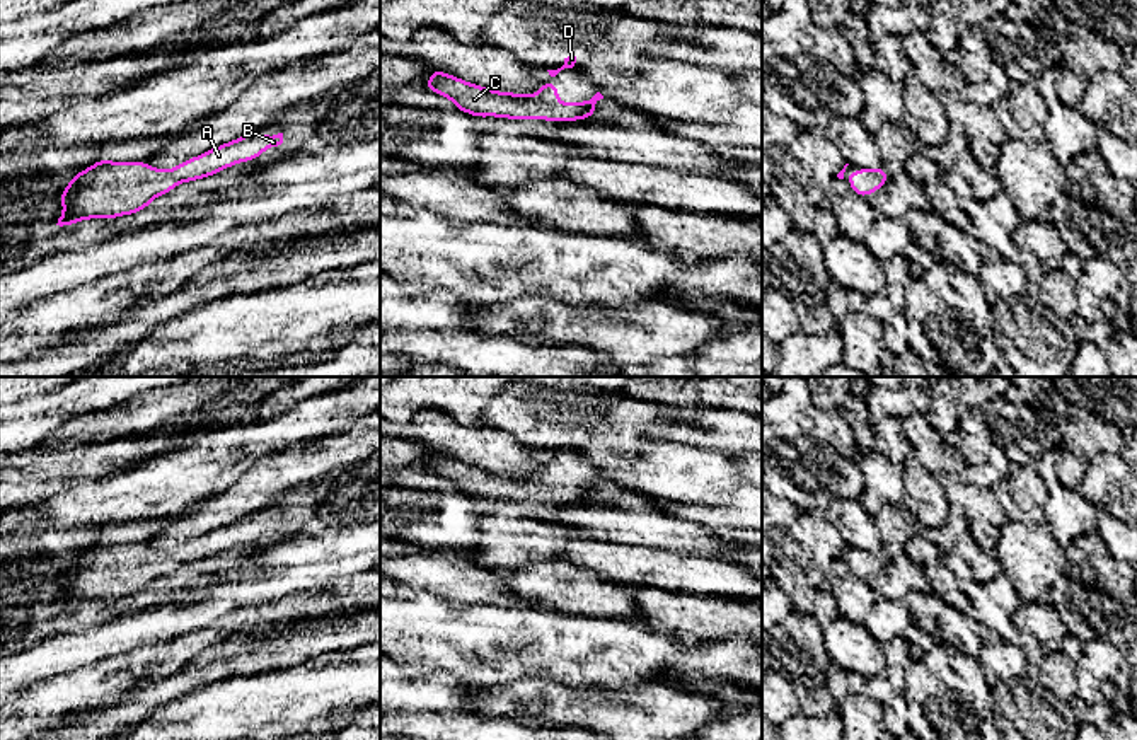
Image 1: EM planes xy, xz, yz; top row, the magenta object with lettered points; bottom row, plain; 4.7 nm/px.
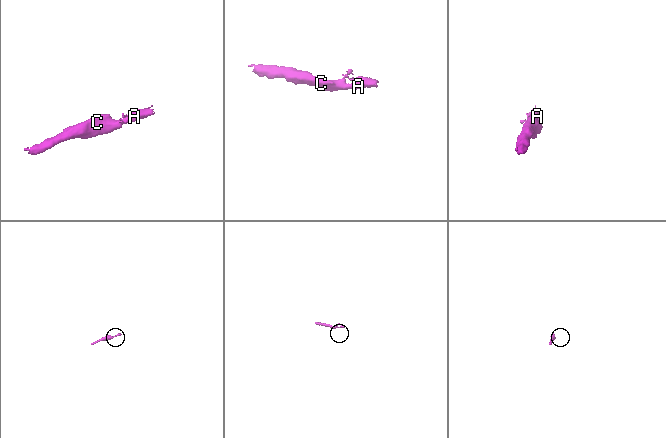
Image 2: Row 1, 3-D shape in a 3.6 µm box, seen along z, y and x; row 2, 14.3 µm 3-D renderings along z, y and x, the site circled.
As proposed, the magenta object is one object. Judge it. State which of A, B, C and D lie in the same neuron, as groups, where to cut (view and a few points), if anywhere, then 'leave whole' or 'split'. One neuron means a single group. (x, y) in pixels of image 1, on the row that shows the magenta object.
A B C D; no cut; leave whole

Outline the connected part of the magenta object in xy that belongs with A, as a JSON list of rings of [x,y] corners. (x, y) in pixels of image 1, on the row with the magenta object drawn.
[[[256,131],[215,147],[170,171],[159,171],[136,160],[114,164],[101,159],[87,171],[77,172],[58,196],[65,211],[56,225],[131,215],[147,208],[153,198],[172,191],[179,182],[213,176],[237,162],[252,160],[266,148],[281,143],[283,133],[263,136],[261,131]]]

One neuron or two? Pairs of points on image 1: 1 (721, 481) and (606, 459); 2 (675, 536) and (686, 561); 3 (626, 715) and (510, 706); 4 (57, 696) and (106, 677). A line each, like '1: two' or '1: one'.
1: one
2: two
3: one
4: one

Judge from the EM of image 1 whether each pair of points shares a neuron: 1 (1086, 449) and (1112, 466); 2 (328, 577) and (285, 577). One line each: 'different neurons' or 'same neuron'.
1: different neurons
2: same neuron

